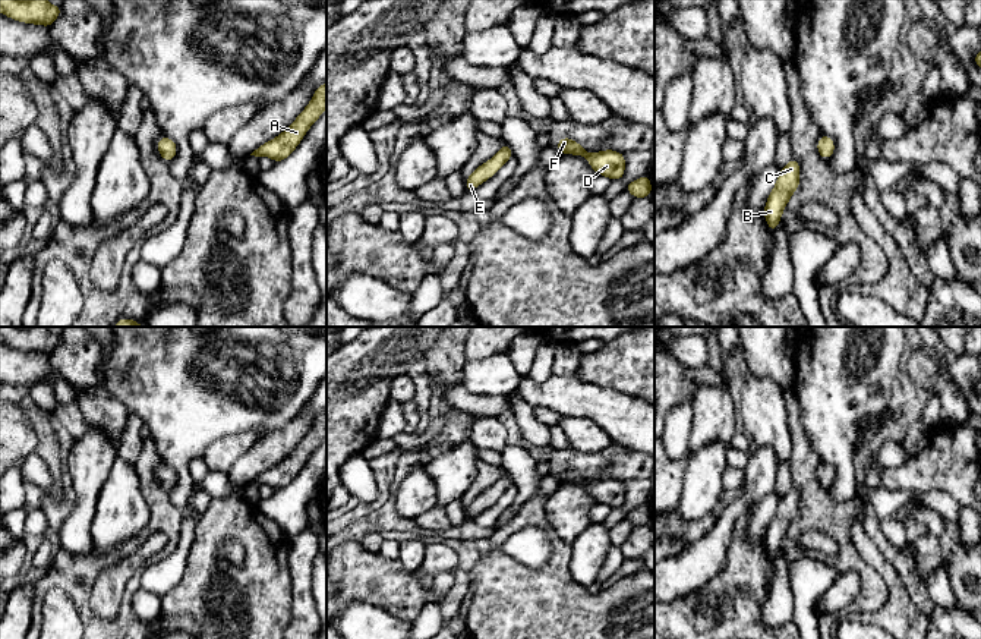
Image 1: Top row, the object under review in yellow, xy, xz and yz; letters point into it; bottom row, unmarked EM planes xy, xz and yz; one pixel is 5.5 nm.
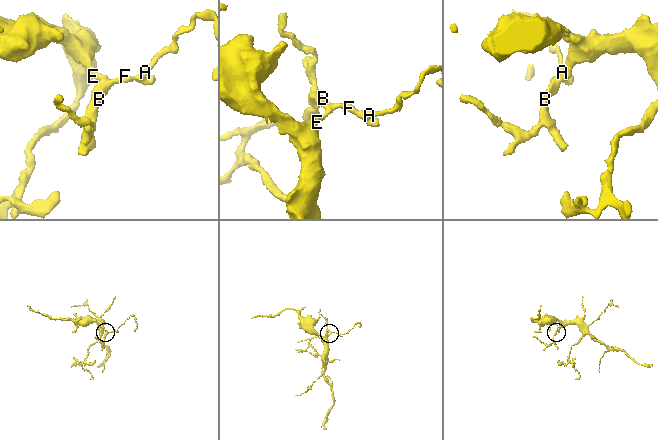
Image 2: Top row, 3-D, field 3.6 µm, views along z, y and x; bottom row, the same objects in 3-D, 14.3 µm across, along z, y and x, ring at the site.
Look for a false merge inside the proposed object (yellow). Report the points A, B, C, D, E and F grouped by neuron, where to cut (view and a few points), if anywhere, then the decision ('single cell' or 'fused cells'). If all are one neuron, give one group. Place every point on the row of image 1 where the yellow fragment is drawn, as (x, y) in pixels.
groups A B C D E F; cut none; single cell

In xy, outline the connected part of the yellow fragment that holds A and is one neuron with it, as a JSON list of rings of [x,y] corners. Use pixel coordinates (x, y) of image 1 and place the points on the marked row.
[[[327,82],[316,88],[310,103],[297,119],[277,138],[262,144],[250,155],[269,157],[275,163],[286,160],[300,144],[309,128],[319,119],[327,108]]]

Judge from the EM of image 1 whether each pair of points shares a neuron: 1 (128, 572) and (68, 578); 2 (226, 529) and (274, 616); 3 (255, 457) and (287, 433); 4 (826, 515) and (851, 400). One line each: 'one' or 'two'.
1: two
2: one
3: one
4: two

